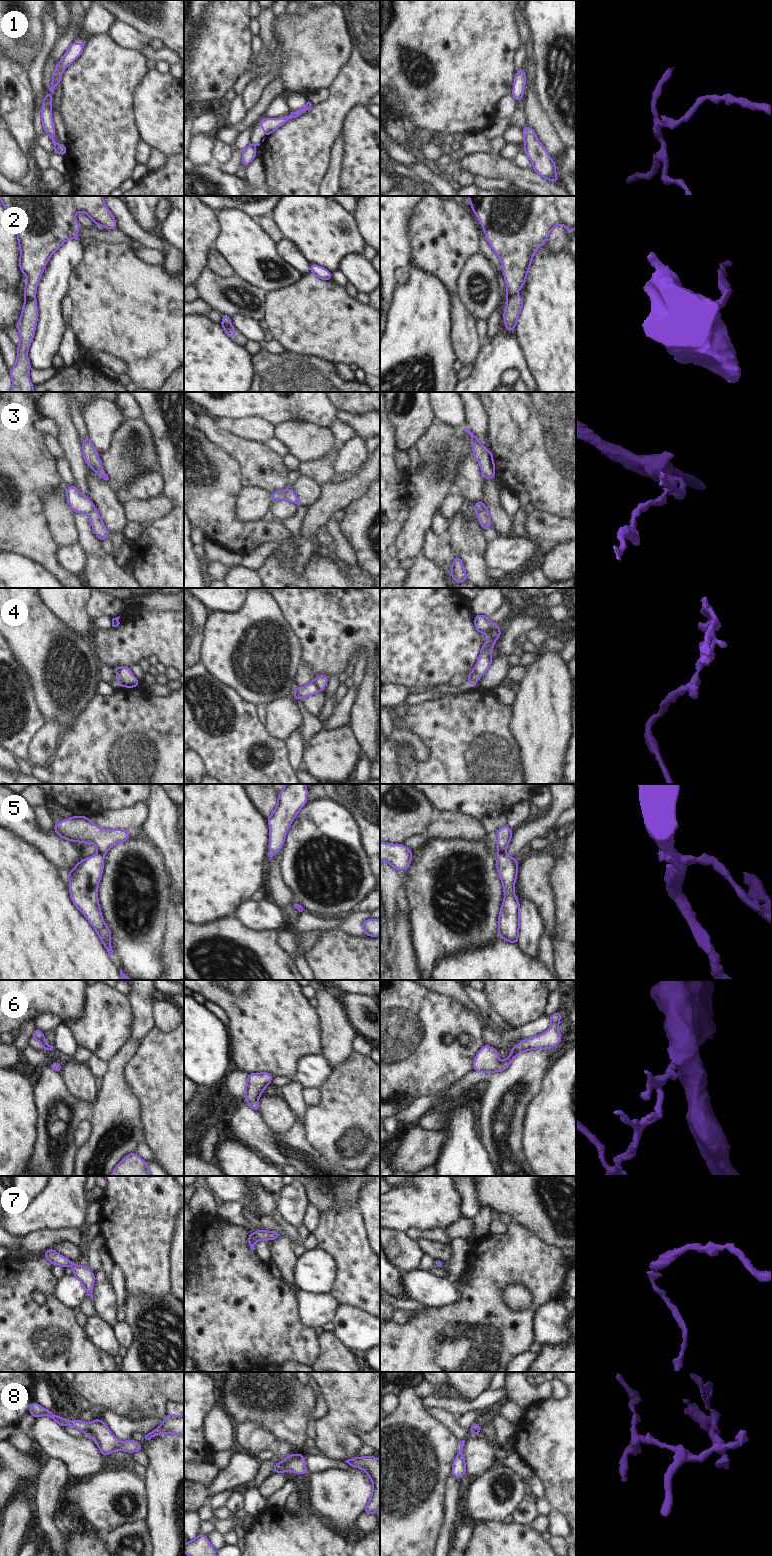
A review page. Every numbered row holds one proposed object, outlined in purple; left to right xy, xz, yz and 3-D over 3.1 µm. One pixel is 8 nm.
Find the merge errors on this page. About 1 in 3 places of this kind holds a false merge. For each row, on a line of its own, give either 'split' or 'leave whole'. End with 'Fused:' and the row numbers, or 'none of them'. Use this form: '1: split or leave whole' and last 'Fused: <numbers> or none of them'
1: split
2: split
3: split
4: split
5: split
6: leave whole
7: leave whole
8: leave whole
Fused: 1, 2, 3, 4, 5

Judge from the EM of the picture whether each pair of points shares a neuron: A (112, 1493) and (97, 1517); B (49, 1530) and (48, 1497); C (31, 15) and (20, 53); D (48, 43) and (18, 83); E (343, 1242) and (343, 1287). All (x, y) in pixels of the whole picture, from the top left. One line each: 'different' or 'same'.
A: same
B: same
C: same
D: different
E: same

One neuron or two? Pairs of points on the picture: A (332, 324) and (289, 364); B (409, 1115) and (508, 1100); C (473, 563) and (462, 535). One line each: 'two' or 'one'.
A: two
B: one
C: one

